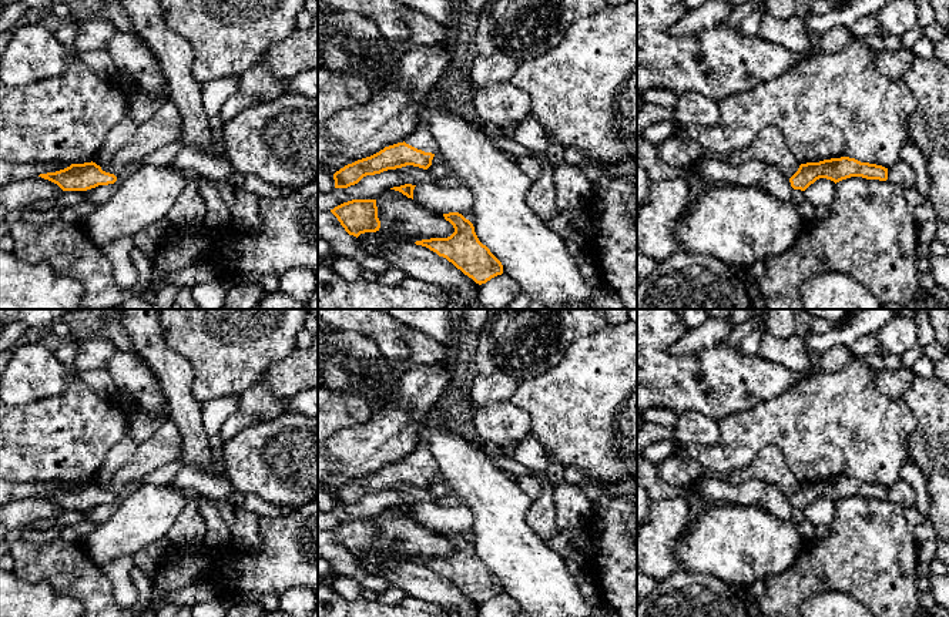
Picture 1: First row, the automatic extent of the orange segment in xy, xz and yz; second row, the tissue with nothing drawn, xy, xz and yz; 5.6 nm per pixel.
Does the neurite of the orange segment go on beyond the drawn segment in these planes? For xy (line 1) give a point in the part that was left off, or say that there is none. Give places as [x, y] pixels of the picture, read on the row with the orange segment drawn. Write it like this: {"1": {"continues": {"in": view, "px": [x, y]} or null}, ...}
{"1": {"continues": null}}

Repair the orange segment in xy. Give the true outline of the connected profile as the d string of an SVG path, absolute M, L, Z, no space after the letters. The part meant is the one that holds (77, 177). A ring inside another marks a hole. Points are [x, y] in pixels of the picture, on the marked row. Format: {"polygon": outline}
{"polygon": "M93 161L71 164L64 170L40 174L38 177L57 184L63 191L87 191L117 181L114 174L103 171L101 167Z"}

